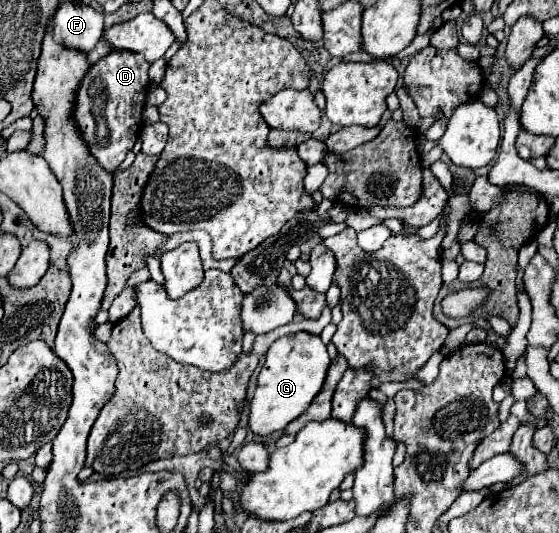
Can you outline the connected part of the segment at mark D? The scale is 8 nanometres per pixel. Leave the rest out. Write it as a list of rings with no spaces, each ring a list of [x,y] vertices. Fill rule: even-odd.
[[[115,50],[91,66],[75,92],[71,118],[77,124],[91,156],[97,158],[99,166],[107,172],[113,172],[125,160],[125,154],[137,140],[137,132],[141,128],[141,110],[149,90],[147,72],[149,64],[143,54]]]

